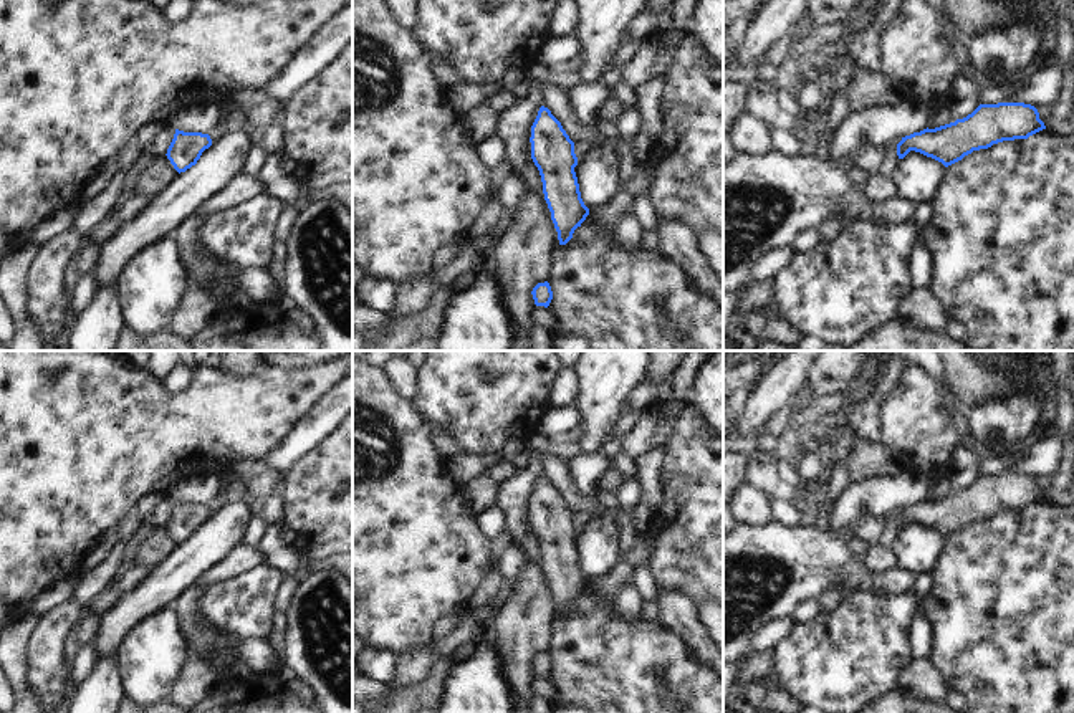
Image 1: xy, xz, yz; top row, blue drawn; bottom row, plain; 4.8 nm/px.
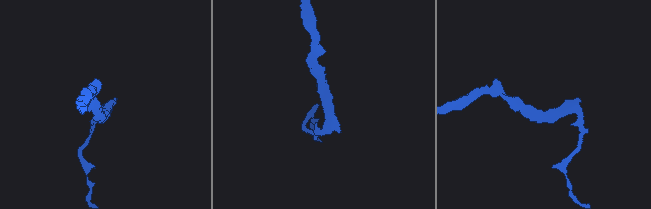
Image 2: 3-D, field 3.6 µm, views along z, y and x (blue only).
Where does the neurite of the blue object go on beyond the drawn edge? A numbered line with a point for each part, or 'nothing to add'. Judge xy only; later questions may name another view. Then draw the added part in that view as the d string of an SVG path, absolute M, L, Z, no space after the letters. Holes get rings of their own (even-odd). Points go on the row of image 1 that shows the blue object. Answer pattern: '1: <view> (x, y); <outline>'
nothing to add

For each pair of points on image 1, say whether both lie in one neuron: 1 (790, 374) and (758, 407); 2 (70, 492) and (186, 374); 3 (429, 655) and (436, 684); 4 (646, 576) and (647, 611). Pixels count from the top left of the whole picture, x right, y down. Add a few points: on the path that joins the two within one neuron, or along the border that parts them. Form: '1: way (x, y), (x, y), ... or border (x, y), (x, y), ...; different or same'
1: way (781, 382), (765, 399); same
2: border (197, 371), (184, 389), (169, 384); different
3: border (442, 657), (429, 679), (397, 685); different
4: way (646, 584), (647, 602); same

